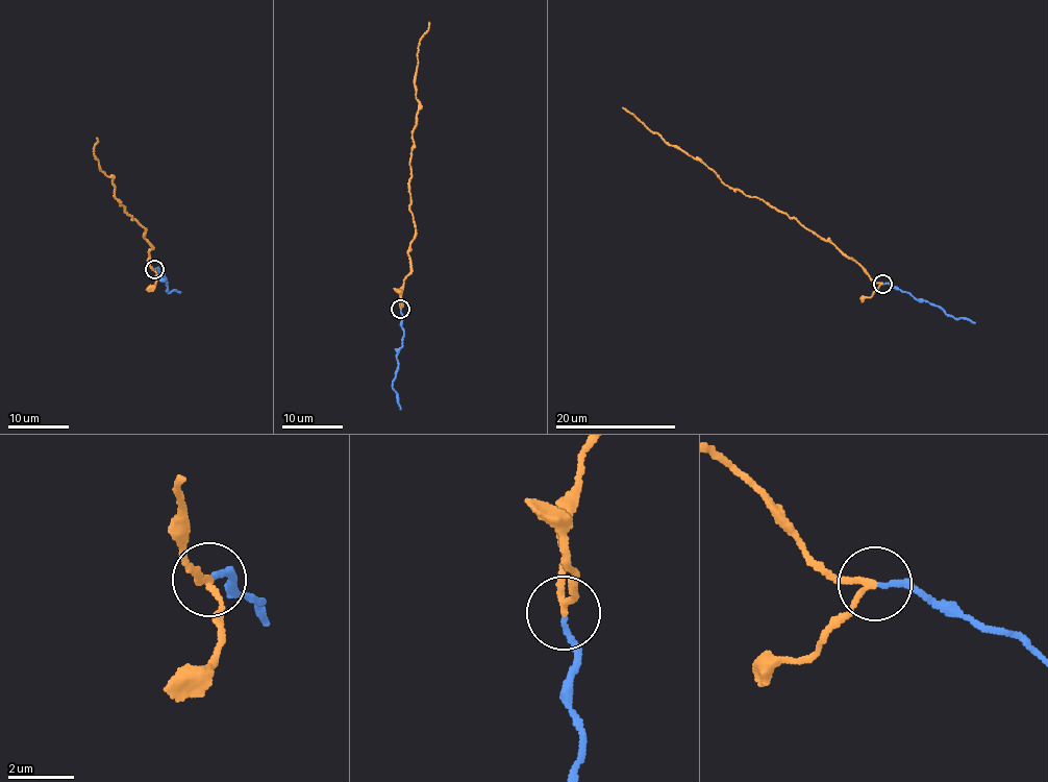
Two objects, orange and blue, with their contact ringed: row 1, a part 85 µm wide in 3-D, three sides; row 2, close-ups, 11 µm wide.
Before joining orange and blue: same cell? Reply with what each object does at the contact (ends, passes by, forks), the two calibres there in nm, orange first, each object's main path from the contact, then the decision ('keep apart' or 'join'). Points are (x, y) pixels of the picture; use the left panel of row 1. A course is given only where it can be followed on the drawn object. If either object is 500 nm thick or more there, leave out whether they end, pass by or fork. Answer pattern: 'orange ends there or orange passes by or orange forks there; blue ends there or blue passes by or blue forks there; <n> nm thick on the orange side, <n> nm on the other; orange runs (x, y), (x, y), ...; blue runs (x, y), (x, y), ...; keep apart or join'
orange passes by; blue ends there; 170 nm thick on the orange side, 160 nm on the other; orange runs (153, 269), (144, 227), (121, 206), (110, 177), (95, 159), (96, 138); blue runs (154, 268), (164, 272), (167, 292), (180, 292); join

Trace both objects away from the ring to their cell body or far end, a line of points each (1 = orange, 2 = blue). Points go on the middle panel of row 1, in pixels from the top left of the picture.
1: (400, 309), (415, 229), (408, 190), (418, 108), (417, 52), (429, 22)
2: (400, 310), (403, 338), (392, 387), (400, 410)

